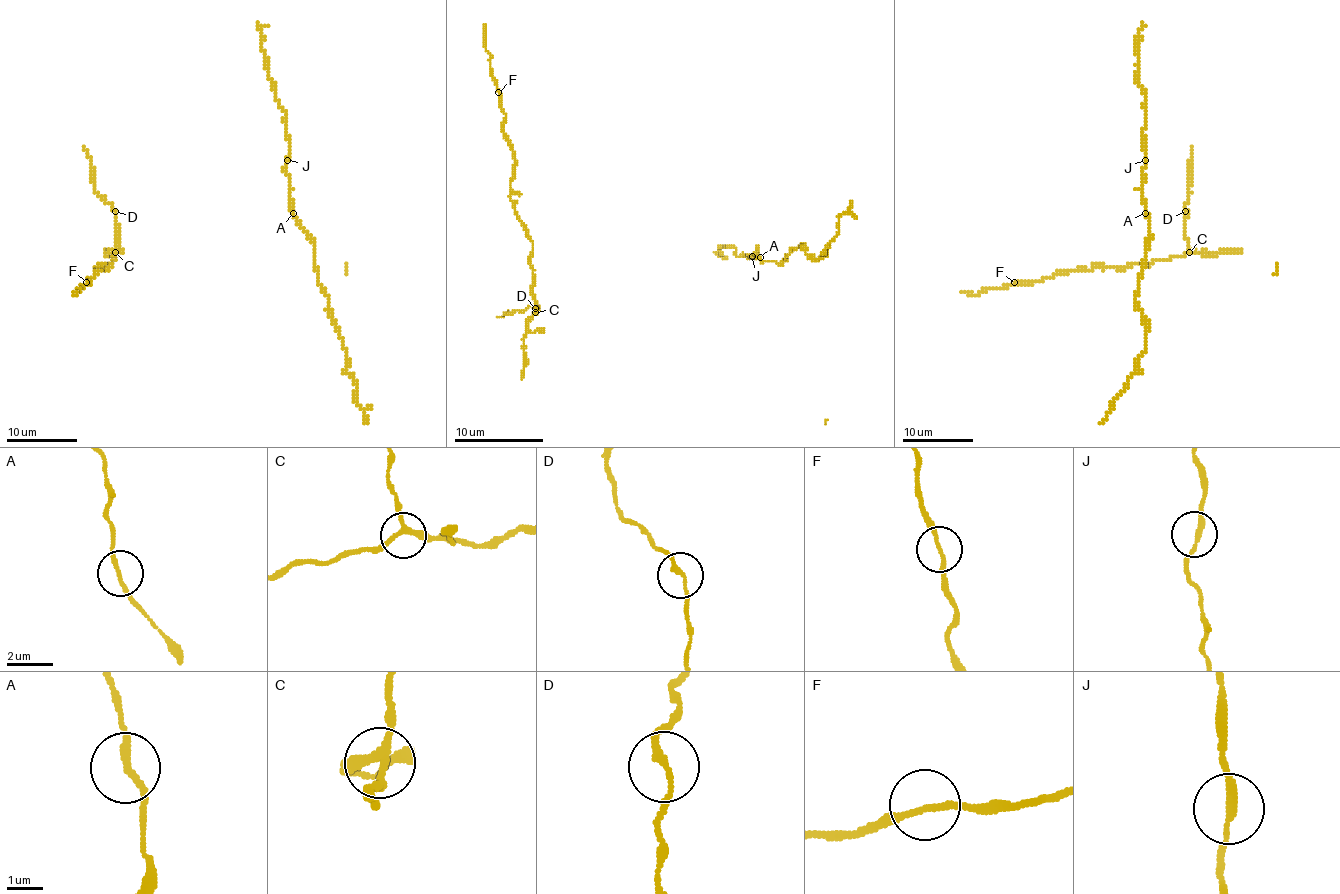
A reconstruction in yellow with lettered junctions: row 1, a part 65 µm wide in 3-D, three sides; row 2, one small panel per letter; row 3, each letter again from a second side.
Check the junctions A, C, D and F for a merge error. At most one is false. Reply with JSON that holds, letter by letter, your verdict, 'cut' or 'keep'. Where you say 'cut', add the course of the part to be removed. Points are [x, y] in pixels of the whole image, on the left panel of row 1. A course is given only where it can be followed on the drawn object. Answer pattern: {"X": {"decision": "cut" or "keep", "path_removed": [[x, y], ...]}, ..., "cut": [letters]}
{"A": {"decision": "keep"}, "C": {"decision": "keep"}, "D": {"decision": "keep"}, "F": {"decision": "keep"}, "cut": []}

